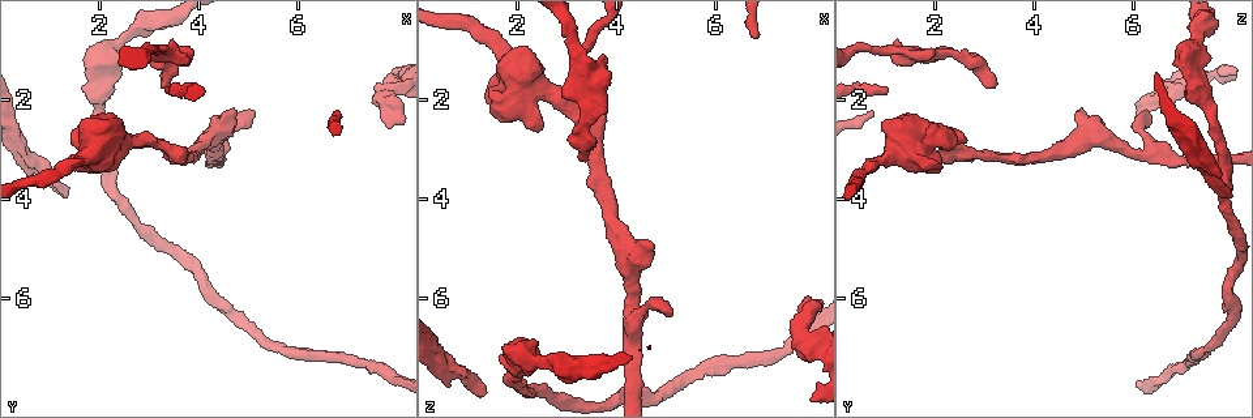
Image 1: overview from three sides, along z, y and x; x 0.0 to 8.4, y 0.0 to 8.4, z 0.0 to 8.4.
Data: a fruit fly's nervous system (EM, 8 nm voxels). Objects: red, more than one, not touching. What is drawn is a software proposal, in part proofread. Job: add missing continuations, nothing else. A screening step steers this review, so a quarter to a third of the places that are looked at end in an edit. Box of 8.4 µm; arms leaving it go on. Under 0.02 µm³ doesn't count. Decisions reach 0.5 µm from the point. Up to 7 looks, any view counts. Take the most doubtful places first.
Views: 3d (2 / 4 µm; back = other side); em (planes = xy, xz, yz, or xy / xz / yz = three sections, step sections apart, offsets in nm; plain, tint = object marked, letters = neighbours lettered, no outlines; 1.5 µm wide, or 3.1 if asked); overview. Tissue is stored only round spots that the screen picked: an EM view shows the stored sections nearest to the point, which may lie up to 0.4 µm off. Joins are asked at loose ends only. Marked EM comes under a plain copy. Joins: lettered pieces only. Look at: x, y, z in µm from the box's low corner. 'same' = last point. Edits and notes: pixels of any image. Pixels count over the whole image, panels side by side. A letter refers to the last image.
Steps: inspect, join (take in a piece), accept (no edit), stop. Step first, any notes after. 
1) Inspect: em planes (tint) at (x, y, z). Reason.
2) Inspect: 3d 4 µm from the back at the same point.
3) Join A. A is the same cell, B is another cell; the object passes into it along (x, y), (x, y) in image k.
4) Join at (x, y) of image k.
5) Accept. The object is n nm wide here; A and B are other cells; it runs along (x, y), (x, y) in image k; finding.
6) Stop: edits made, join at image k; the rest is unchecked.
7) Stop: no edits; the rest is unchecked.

Inspect: 3d 4 µm at (7.85, 2.60, 5.95). Branch stops here.

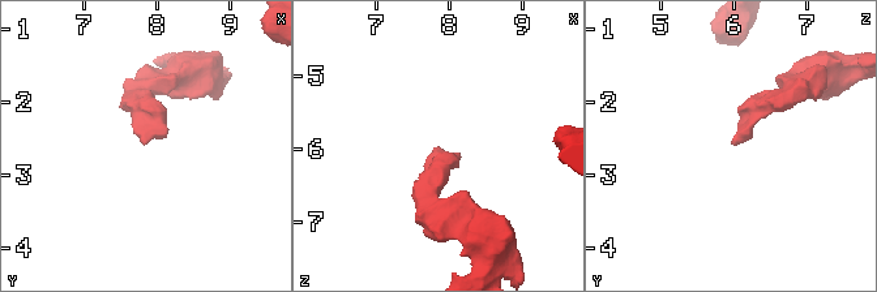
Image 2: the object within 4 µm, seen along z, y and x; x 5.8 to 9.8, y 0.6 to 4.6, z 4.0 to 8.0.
Inspect: em xy step 8 (tint) at (7.85, 2.55, 6.00).

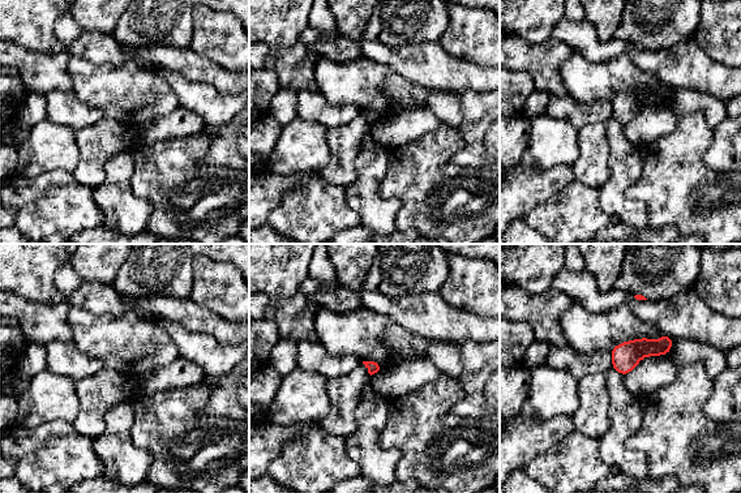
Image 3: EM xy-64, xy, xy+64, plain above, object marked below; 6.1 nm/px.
Inspect: em planes (letters) at the same point.

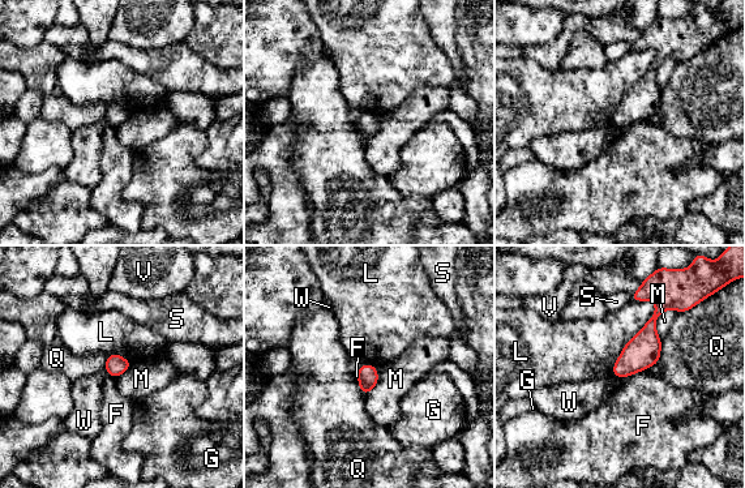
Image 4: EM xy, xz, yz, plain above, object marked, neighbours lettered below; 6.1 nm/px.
Accept. The object is 130 nm wide here; F, G, L, M, Q, S, V and W are other cells; no lettered piece goes on from it.

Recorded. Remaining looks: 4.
Inspect: em planes (tint) at (1.25, 4.00, 8.00). An open end.

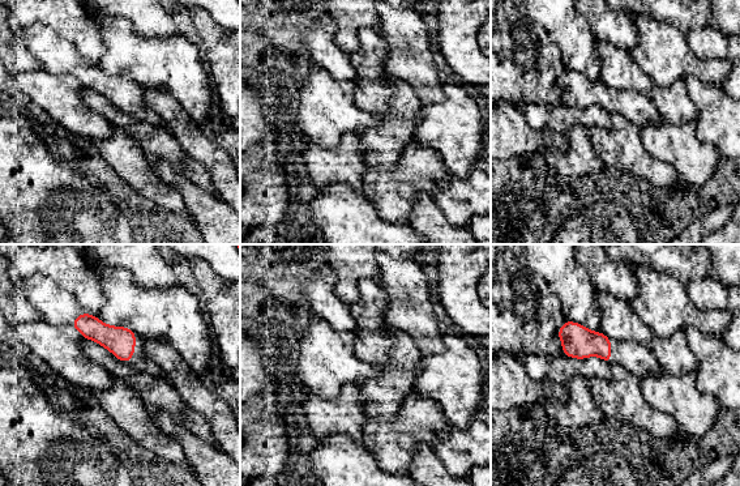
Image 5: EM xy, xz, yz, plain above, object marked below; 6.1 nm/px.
Inspect: em planes (letters) at the same point. What lies round it.

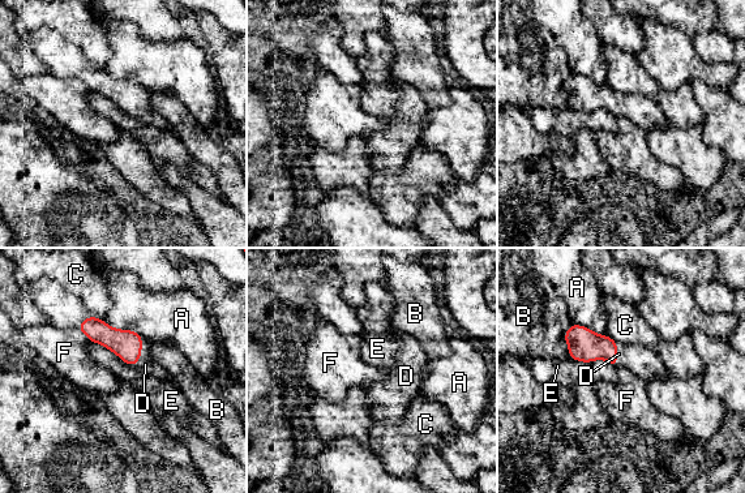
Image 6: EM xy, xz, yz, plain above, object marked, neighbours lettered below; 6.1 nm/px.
Join D. The longest contact is with E, 300 nm; D is the same cell, A, B, C, E and F are other cells; the object passes into it along (127, 344), (140, 352), (145, 364) in image 6; the cell continues.

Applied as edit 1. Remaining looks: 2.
Stop: edits made, join at image 6; the rest is unchecked.

